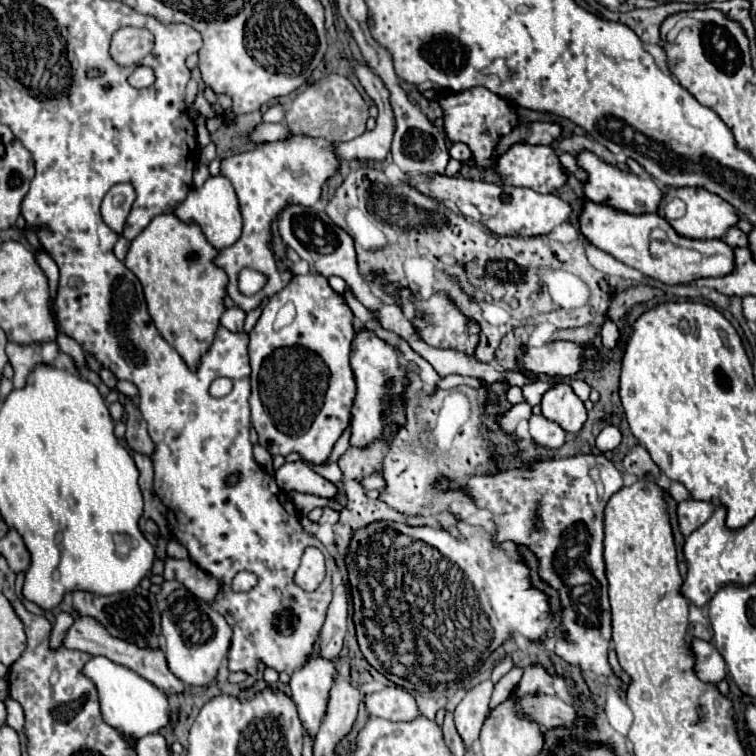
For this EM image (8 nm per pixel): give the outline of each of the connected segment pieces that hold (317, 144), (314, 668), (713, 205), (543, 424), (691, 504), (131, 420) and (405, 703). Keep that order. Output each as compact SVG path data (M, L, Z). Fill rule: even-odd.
M291 134L289 140L277 140L277 142L265 142L249 152L241 152L235 156L229 156L221 164L221 174L229 178L233 184L241 214L243 214L243 234L241 238L223 250L219 250L219 256L213 260L225 274L229 276L227 282L227 294L231 300L245 312L251 312L261 306L263 298L271 298L279 290L283 290L293 274L289 270L281 272L277 268L277 260L271 252L271 224L281 214L281 208L287 208L289 204L301 204L301 206L313 206L321 198L323 184L333 178L339 172L341 158L335 152L335 144L321 140L321 138L309 138L309 136L297 136ZM241 268L255 268L267 276L267 284L263 290L259 290L253 298L239 298L237 290L237 274Z
M311 656L303 668L291 676L291 698L297 702L299 718L305 730L315 736L319 724L325 716L327 696L333 684L333 662L321 660L321 656Z
M665 188L665 196L657 214L663 216L663 206L673 196L679 196L687 204L687 214L681 220L671 222L679 236L693 240L713 240L721 238L727 228L735 226L737 222L733 206L705 188Z
M531 416L529 420L529 432L531 432L531 438L537 446L543 446L543 448L559 448L565 444L567 440L567 434L551 420L547 420L545 416Z
M685 500L677 506L677 522L683 536L689 536L693 530L703 526L709 516L713 514L715 504L713 502L699 502L699 500Z
M125 398L125 412L127 412L127 420L125 420L125 424L127 424L127 434L125 434L127 446L133 452L141 452L141 454L151 456L153 440L149 438L147 424L145 424L139 408L133 404L131 398Z
M387 686L383 692L367 694L365 706L371 716L379 716L391 722L409 722L419 716L415 696L399 686Z

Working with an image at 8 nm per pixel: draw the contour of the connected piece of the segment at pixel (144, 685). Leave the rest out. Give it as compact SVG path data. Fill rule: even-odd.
M95 656L85 664L83 672L85 672L85 676L89 676L95 682L95 686L99 690L99 704L101 704L103 720L109 726L117 728L125 738L135 742L141 736L155 734L173 722L169 696L165 692L161 692L149 680L135 674L133 670L129 670L121 664L115 664L105 656Z

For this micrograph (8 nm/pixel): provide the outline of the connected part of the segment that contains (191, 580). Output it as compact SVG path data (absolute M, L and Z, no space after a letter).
M165 558L165 570L163 570L165 580L177 580L181 582L187 590L191 590L197 598L209 602L211 606L217 600L219 592L219 582L213 580L207 572L197 568L191 560L177 560L177 558Z

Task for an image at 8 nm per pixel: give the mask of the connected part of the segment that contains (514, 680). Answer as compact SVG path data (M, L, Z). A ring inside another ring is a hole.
M515 666L515 668L511 668L511 670L495 684L495 692L493 692L493 698L491 698L491 708L495 708L497 704L501 704L501 702L511 694L511 690L519 684L521 676L523 676L523 668Z

